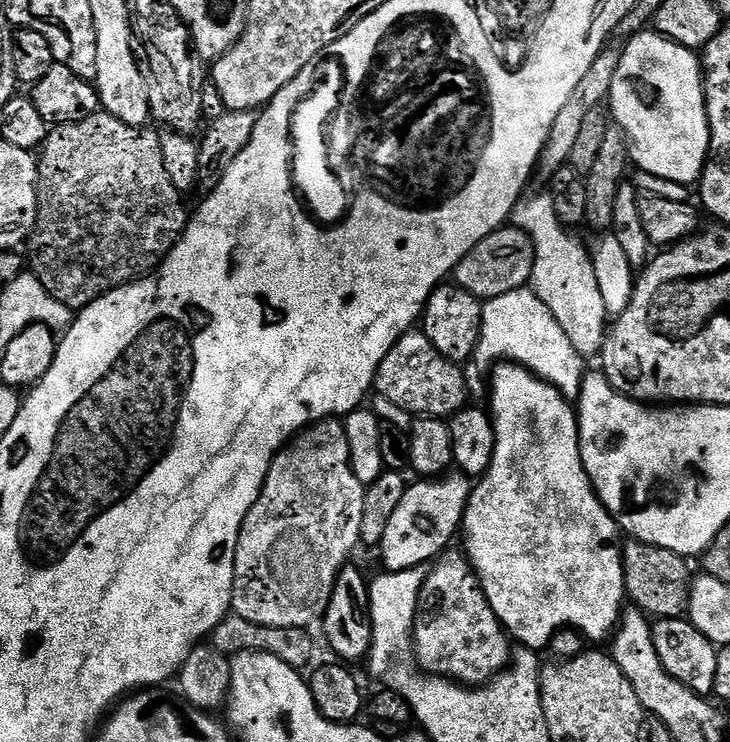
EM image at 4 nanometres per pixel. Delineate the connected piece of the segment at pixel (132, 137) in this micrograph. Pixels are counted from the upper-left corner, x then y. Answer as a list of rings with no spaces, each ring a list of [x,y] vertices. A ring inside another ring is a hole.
[[[103,110],[90,114],[90,118],[82,118],[82,122],[57,124],[49,131],[38,152],[36,193],[38,194],[38,214],[36,215],[36,226],[26,241],[26,249],[28,248],[26,260],[30,265],[31,275],[36,276],[38,282],[42,282],[46,291],[54,298],[58,298],[58,302],[62,302],[62,306],[73,310],[90,306],[90,302],[102,298],[110,290],[139,280],[159,268],[161,262],[168,256],[170,249],[180,240],[190,219],[189,209],[184,209],[185,197],[176,189],[174,182],[170,182],[170,174],[166,174],[166,165],[162,162],[160,132],[152,126],[142,128],[126,126],[126,122],[118,122],[118,118],[114,118],[109,112]]]

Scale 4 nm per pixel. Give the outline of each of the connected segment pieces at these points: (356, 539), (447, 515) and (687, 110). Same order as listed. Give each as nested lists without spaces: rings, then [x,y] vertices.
[[[339,419],[319,420],[297,432],[272,459],[258,502],[246,514],[234,558],[231,611],[258,626],[308,628],[323,617],[340,571],[360,544],[362,502],[366,485],[354,478],[350,444]]]
[[[463,474],[452,475],[420,478],[415,481],[417,484],[409,483],[406,494],[402,494],[402,503],[395,508],[386,526],[386,534],[382,534],[382,542],[378,545],[380,560],[387,571],[401,572],[435,561],[451,545],[448,543],[452,535],[461,531],[468,495],[474,484]]]
[[[645,30],[631,37],[627,41],[628,45],[623,45],[618,68],[614,70],[614,80],[610,82],[610,94],[607,103],[610,107],[610,116],[615,127],[624,133],[624,139],[628,141],[628,155],[631,163],[641,172],[649,172],[658,178],[666,178],[670,182],[678,182],[685,186],[692,186],[699,181],[700,175],[704,173],[704,163],[708,160],[708,147],[710,146],[710,126],[708,125],[708,115],[704,105],[704,75],[702,73],[702,60],[693,49],[676,44],[673,40],[667,40],[655,30]]]

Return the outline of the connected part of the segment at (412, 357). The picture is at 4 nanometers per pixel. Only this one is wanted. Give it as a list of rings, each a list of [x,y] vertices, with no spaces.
[[[409,330],[382,358],[378,366],[374,392],[376,396],[402,406],[402,410],[412,413],[413,417],[451,418],[469,403],[468,384],[464,381],[465,369],[446,359],[426,338],[423,331]]]

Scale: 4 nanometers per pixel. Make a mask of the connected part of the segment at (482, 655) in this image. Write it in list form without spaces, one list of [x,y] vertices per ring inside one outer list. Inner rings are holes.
[[[463,551],[443,553],[431,565],[420,591],[412,647],[423,671],[454,680],[465,686],[479,686],[500,675],[510,663],[509,637],[500,619],[490,610],[476,572]]]

